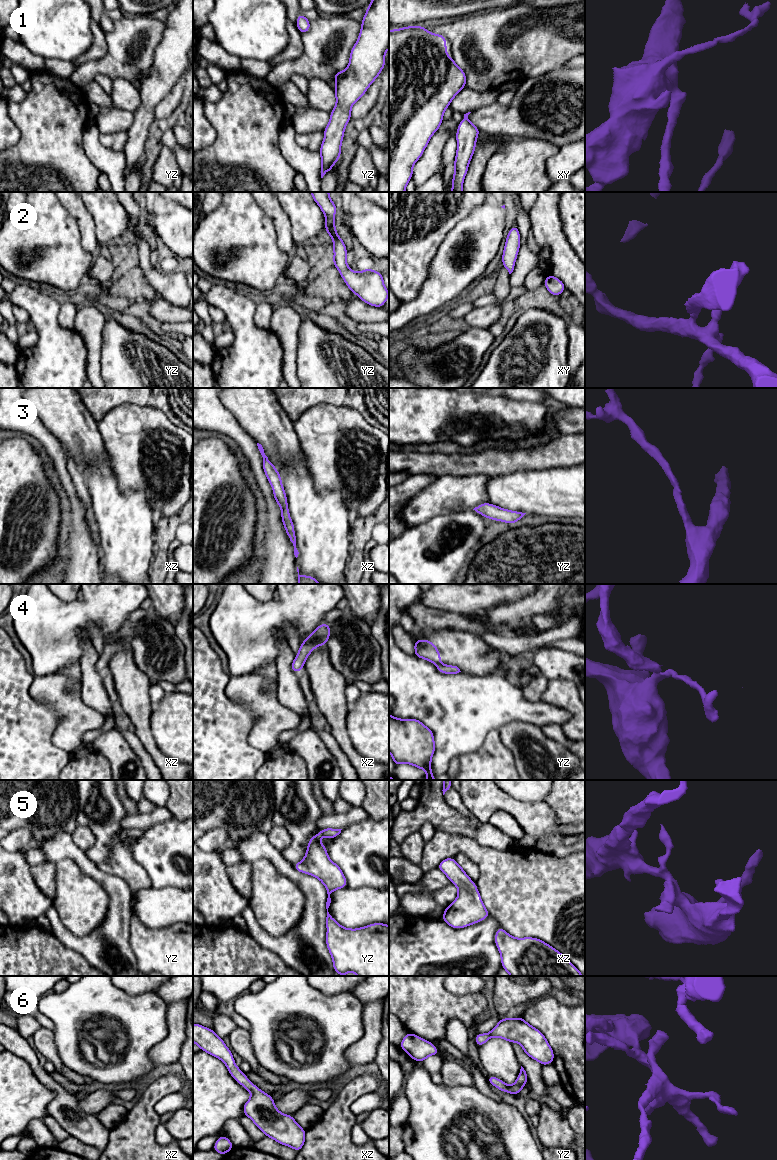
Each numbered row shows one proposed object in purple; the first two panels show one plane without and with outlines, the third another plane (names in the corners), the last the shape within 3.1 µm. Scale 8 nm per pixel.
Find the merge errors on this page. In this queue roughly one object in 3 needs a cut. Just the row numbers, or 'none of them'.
4

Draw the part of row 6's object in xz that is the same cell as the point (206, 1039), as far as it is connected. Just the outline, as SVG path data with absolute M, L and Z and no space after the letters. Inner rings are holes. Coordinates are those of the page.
M193 1024L193 1042L202 1051L223 1061L235 1081L252 1094L243 1106L244 1115L248 1116L265 1136L295 1149L298 1153L305 1143L306 1130L297 1124L292 1115L278 1111L274 1099L249 1081L246 1074L236 1066L223 1039L218 1037L213 1029Z

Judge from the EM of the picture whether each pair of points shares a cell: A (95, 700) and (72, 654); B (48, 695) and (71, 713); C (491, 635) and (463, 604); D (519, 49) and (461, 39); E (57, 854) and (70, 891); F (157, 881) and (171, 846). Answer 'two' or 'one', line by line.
A: two
B: one
C: two
D: one
E: two
F: one

